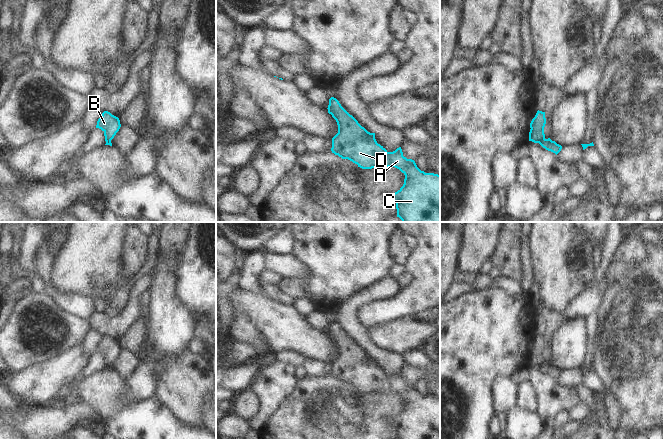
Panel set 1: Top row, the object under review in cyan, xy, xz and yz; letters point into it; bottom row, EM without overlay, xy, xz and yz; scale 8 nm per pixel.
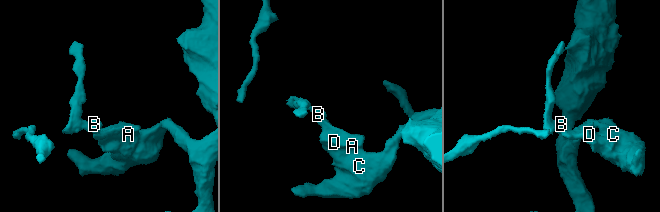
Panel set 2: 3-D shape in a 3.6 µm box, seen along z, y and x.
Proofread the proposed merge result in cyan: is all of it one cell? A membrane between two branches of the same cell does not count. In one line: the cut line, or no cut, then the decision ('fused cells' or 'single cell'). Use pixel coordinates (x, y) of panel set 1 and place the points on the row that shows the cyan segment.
cut yz (544, 138), (539, 143); fused cells

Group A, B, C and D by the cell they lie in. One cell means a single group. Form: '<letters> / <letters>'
A C D / B

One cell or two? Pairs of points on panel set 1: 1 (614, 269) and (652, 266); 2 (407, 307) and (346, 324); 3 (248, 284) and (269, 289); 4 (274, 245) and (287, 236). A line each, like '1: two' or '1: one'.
1: two
2: two
3: two
4: one

